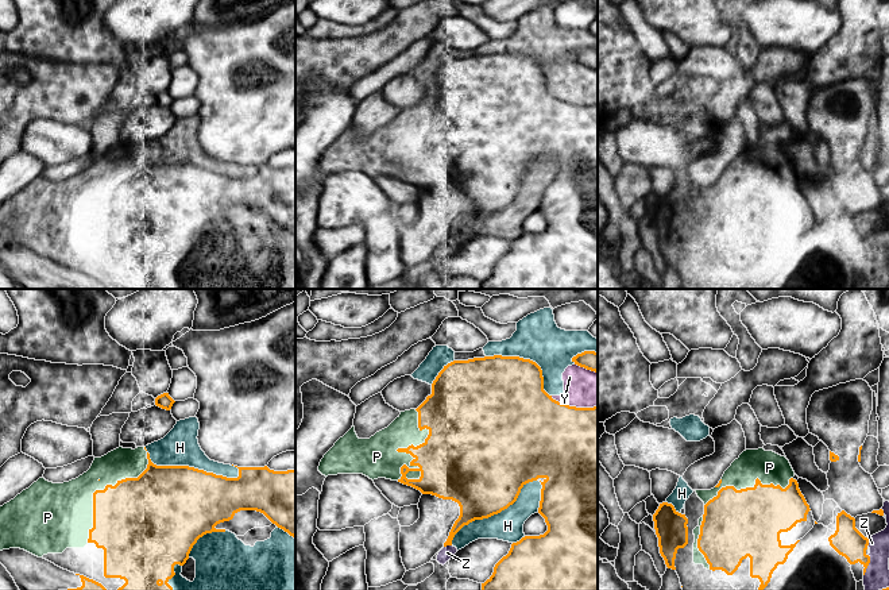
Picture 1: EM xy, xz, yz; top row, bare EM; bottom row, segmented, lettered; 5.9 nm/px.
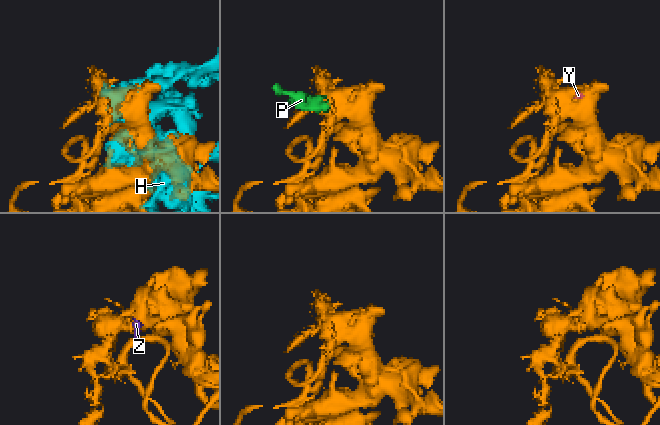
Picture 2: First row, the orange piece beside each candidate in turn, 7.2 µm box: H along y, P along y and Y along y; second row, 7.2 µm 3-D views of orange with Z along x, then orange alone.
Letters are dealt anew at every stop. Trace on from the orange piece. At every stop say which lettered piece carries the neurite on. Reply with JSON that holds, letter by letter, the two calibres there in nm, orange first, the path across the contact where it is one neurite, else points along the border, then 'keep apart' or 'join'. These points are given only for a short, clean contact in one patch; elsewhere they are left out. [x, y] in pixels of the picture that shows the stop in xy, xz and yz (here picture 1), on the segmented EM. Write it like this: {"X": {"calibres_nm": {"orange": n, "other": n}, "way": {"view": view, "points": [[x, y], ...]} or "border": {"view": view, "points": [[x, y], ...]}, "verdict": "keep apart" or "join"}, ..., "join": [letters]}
{"H": {"calibres_nm": {"orange": 480, "other": 220}, "verdict": "keep apart"}, "P": {"calibres_nm": {"orange": 340, "other": 240}, "verdict": "keep apart"}, "Y": {"calibres_nm": {"orange": 500, "other": 220}, "border": {"view": "xz", "points": [[551, 396], [569, 405], [596, 407]]}, "verdict": "keep apart"}, "Z": {"calibres_nm": {"orange": 180, "other": 140}, "verdict": "keep apart"}, "join": []}

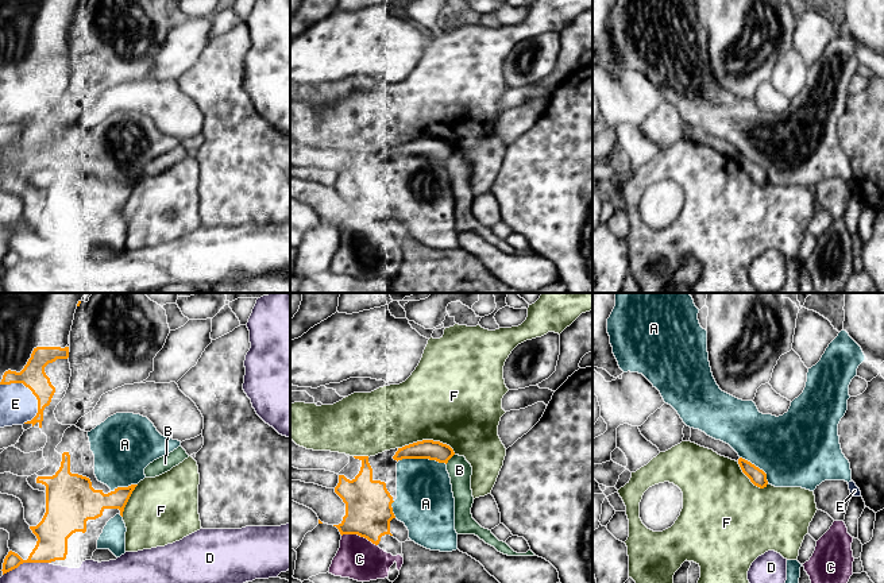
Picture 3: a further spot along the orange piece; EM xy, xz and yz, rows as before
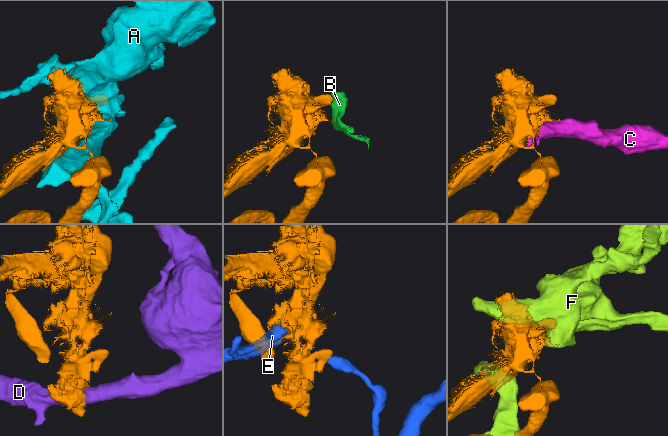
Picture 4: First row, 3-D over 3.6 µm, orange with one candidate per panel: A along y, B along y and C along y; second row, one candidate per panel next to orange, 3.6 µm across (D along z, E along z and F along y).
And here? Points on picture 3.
{"A": {"calibres_nm": {"orange": 120, "other": 340}, "verdict": "keep apart"}, "B": {"calibres_nm": {"orange": 120, "other": 140}, "border": {"view": "xz", "points": [[454, 454], [446, 463]]}, "verdict": "keep apart"}, "C": {"calibres_nm": {"orange": 280, "other": 240}, "verdict": "keep apart"}, "D": {"calibres_nm": {"orange": 190, "other": 130}, "verdict": "keep apart"}, "E": {"calibres_nm": {"orange": 150, "other": 220}, "verdict": "keep apart"}, "F": {"calibres_nm": {"orange": 120, "other": 480}, "verdict": "keep apart"}, "join": []}

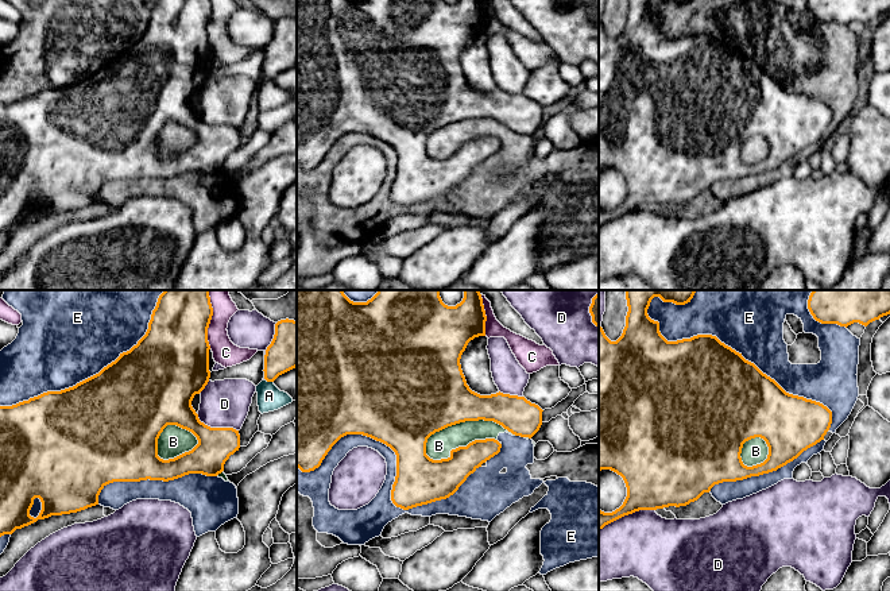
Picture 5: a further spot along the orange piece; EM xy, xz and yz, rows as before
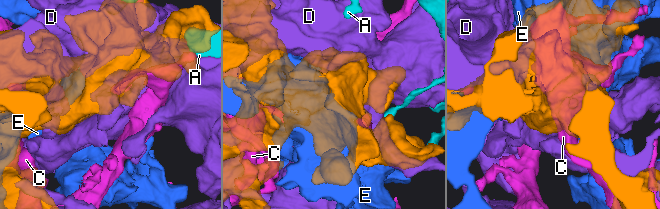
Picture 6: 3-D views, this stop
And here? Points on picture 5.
{"A": {"calibres_nm": {"orange": 260, "other": 150}, "verdict": "keep apart"}, "B": {"calibres_nm": {"orange": 420, "other": 150}, "verdict": "keep apart"}, "C": {"calibres_nm": {"orange": 380, "other": 150}, "verdict": "keep apart"}, "D": {"calibres_nm": {"orange": 320, "other": 400}, "verdict": "keep apart"}, "E": {"calibres_nm": {"orange": 500, "other": 480}, "verdict": "keep apart"}, "join": []}

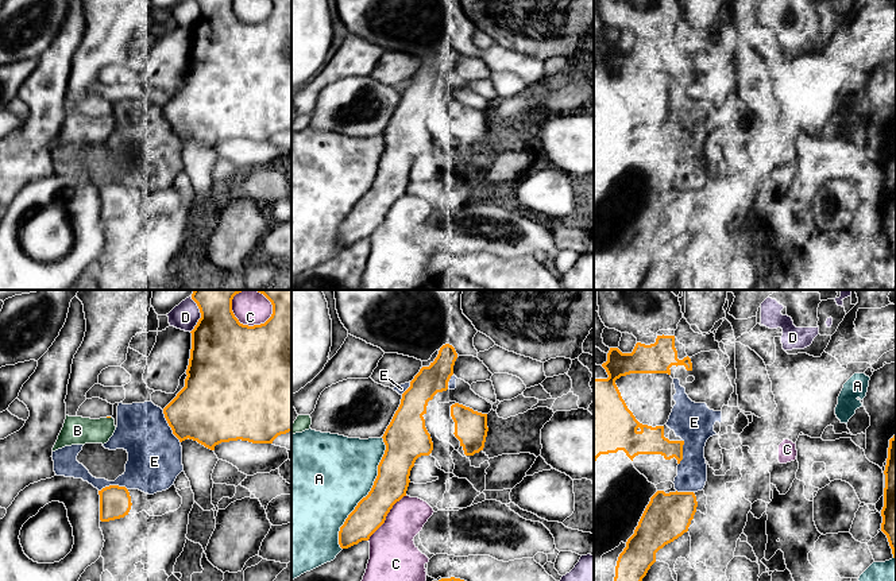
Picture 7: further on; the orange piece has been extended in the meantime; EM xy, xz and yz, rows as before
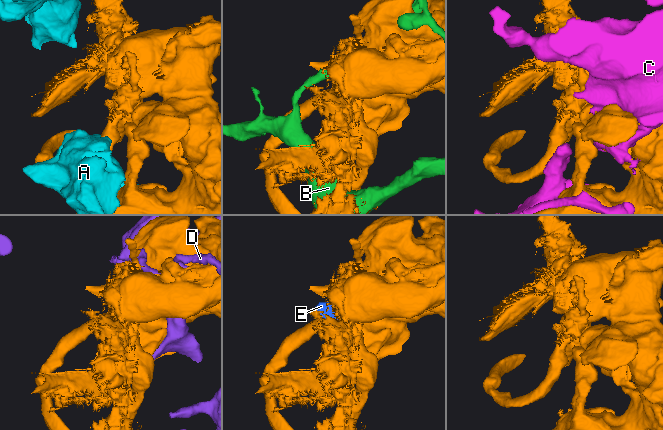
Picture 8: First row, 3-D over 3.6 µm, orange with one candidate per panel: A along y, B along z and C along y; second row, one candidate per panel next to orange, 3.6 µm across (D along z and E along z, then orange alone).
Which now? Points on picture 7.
{"A": {"calibres_nm": {"orange": 200, "other": 460}, "verdict": "keep apart"}, "B": {"calibres_nm": {"orange": 20, "other": 170}, "verdict": "keep apart"}, "C": {"calibres_nm": {"orange": 200, "other": 280}, "verdict": "keep apart"}, "D": {"calibres_nm": {"orange": 380, "other": 160}, "verdict": "keep apart"}, "E": {"calibres_nm": {"orange": 400, "other": 320}, "verdict": "keep apart"}, "join": []}

